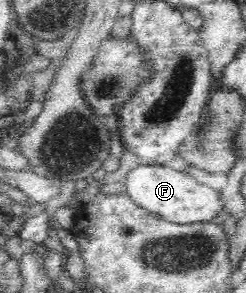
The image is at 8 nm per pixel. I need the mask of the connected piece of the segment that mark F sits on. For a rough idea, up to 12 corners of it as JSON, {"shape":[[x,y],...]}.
{"shape":[[139,165],[126,191],[177,224],[223,213],[221,189],[170,165]]}

